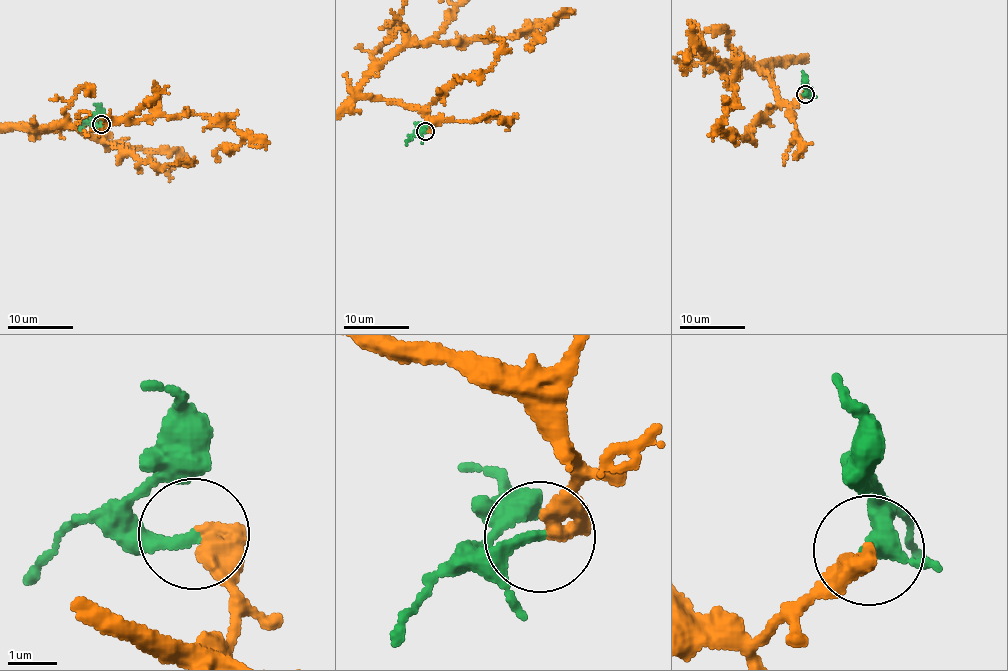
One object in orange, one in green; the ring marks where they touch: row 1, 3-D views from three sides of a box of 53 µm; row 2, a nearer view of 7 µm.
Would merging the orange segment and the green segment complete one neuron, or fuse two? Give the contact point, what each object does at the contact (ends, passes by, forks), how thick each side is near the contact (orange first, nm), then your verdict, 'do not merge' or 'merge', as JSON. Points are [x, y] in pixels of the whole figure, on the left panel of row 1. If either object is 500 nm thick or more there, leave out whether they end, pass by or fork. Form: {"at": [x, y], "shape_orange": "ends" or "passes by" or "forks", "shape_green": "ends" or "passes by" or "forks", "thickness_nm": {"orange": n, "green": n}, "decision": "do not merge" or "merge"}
{"at": [101, 124], "shape_orange": "ends", "shape_green": "ends", "thickness_nm": {"orange": 400, "green": 240}, "decision": "merge"}

